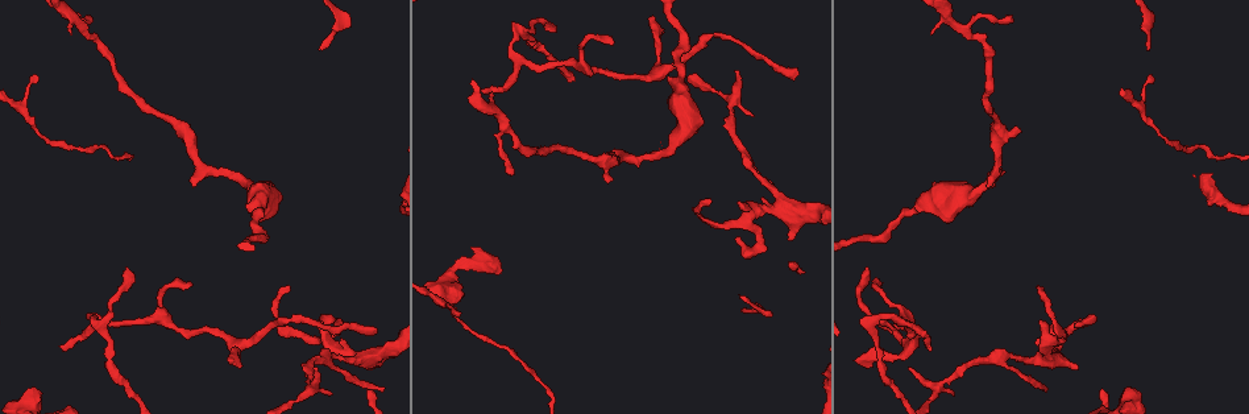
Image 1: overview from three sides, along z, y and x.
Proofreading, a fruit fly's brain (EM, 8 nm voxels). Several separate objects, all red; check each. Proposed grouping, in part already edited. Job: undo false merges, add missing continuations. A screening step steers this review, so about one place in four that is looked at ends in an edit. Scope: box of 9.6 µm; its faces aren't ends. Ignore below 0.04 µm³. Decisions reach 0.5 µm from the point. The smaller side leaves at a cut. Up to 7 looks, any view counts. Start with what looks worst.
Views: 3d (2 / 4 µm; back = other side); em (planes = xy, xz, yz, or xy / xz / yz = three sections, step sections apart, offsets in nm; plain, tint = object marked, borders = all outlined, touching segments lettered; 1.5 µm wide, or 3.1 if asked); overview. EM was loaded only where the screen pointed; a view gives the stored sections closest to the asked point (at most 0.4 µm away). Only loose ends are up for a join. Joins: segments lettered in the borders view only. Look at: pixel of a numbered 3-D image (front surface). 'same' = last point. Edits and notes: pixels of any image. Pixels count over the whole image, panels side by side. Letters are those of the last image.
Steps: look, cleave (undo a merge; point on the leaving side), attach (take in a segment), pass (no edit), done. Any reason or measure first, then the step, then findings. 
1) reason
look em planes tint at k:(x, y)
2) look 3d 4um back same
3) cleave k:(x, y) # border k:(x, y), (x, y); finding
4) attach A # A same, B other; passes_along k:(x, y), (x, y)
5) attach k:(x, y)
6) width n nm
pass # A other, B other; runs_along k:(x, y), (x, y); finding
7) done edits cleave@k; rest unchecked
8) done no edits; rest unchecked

branch stops here
look em planes borders at 1:(880, 284)

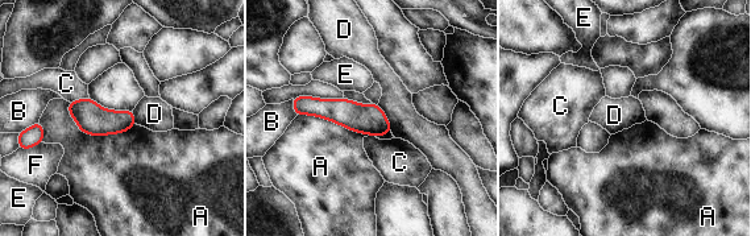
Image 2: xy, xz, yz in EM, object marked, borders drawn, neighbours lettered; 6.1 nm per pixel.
pass # A other, B other, C other, D other, E other, F other; runs_along 2:(298, 100), (370, 119), (386, 129); no lettered segment goes on from it

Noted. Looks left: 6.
thin end
look em planes borders at 1:(381, 390)

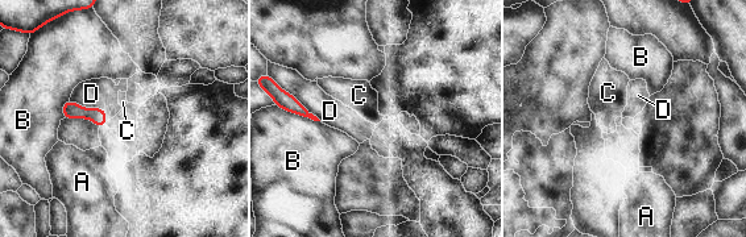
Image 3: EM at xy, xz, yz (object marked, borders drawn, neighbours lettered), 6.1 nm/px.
width 100 nm
pass # A other, B other, C other, D other; border 3:(270, 78), (320, 120); none of them fits

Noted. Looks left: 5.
thin neck
look em xz step 8 tint at 1:(730, 109)

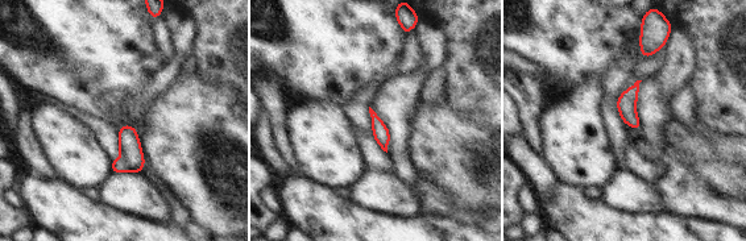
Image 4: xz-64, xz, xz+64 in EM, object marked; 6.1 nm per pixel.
look em planes borders same

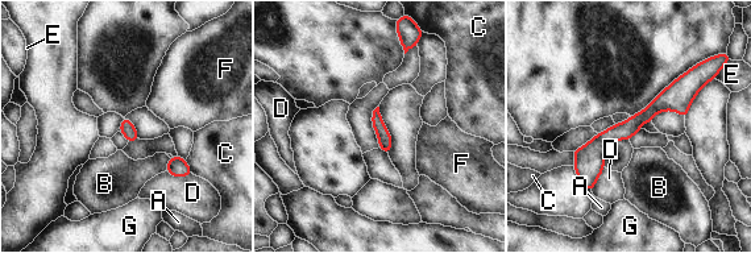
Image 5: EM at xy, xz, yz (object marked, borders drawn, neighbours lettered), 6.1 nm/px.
pass # A other, B other, C other, D other, E other, F other, G other; border 5:(170, 158), (165, 170); all the same neuron

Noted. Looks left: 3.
done no edits; rest unchecked

